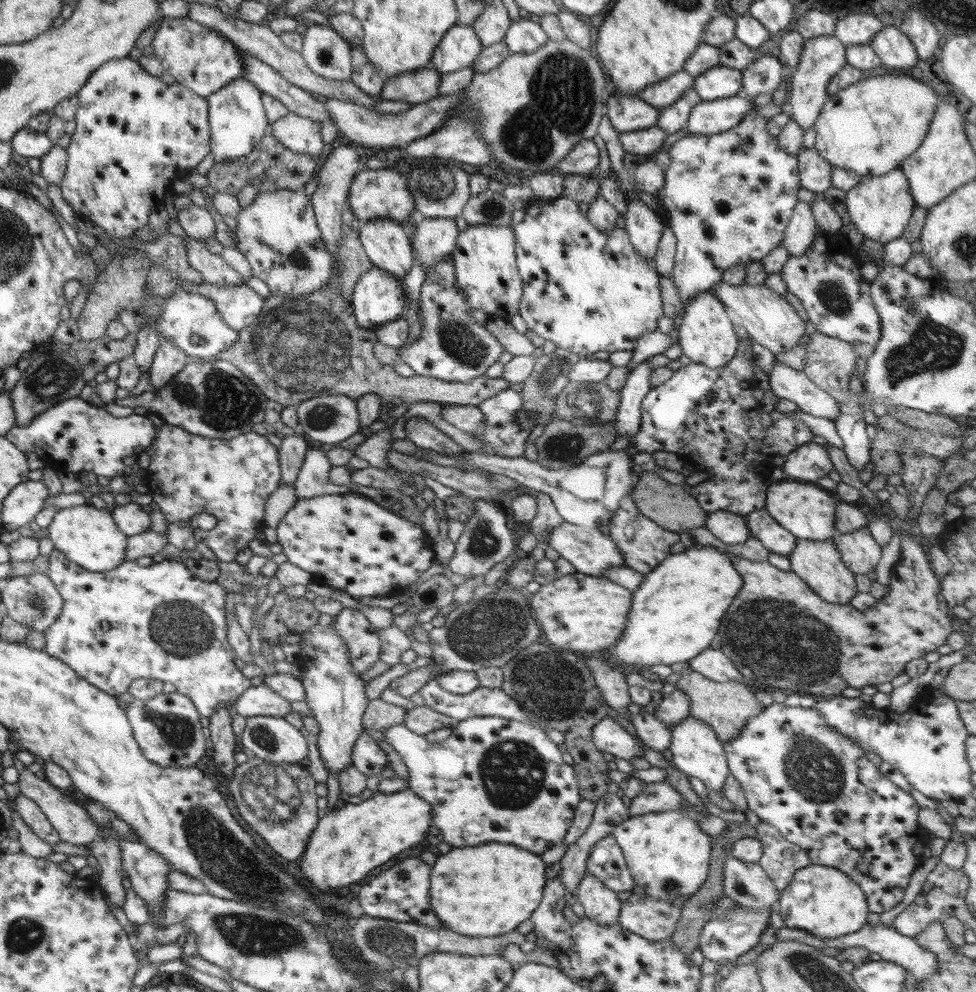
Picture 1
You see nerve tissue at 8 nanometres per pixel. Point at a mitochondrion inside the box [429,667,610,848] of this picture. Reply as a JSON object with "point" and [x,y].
{"point":[511,771]}

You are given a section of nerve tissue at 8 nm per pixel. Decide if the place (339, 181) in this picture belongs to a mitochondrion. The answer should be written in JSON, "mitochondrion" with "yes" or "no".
{"mitochondrion":"no"}

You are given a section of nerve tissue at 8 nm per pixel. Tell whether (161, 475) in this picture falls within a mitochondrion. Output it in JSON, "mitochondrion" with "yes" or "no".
{"mitochondrion":"no"}

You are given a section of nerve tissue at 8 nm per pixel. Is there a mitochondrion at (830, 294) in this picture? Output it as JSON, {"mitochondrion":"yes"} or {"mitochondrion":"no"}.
{"mitochondrion":"yes"}

